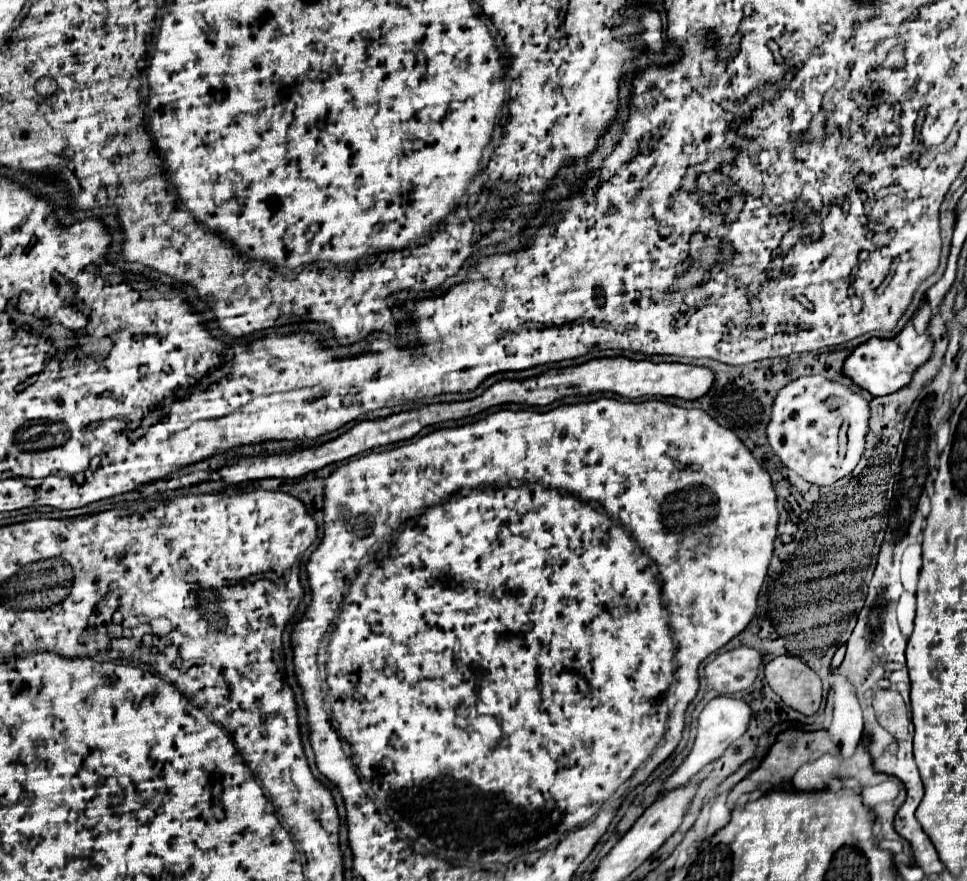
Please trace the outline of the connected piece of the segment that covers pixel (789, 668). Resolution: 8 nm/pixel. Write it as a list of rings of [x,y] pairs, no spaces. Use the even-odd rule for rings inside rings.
[[[776,656],[766,662],[764,676],[770,688],[792,708],[802,714],[814,714],[822,700],[822,682],[796,656]]]

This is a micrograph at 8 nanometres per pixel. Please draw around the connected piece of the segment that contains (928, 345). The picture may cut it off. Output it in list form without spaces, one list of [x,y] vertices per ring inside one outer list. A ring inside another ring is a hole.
[[[908,324],[898,332],[898,336],[890,340],[882,338],[870,338],[868,342],[854,348],[854,352],[844,362],[844,376],[848,376],[854,384],[858,384],[862,390],[870,392],[872,396],[886,396],[902,386],[906,386],[912,378],[912,372],[924,364],[932,354],[932,342],[928,334],[916,334],[908,332]]]

